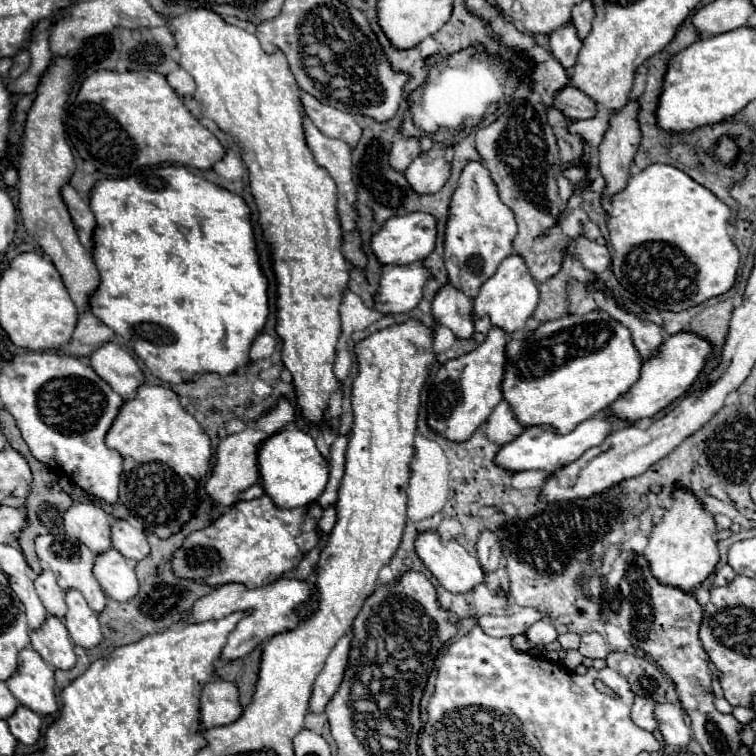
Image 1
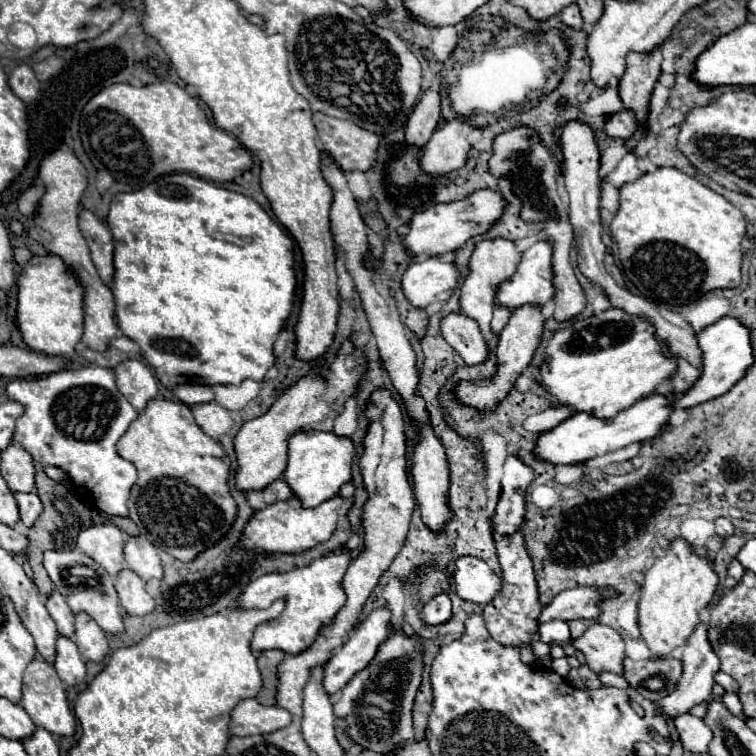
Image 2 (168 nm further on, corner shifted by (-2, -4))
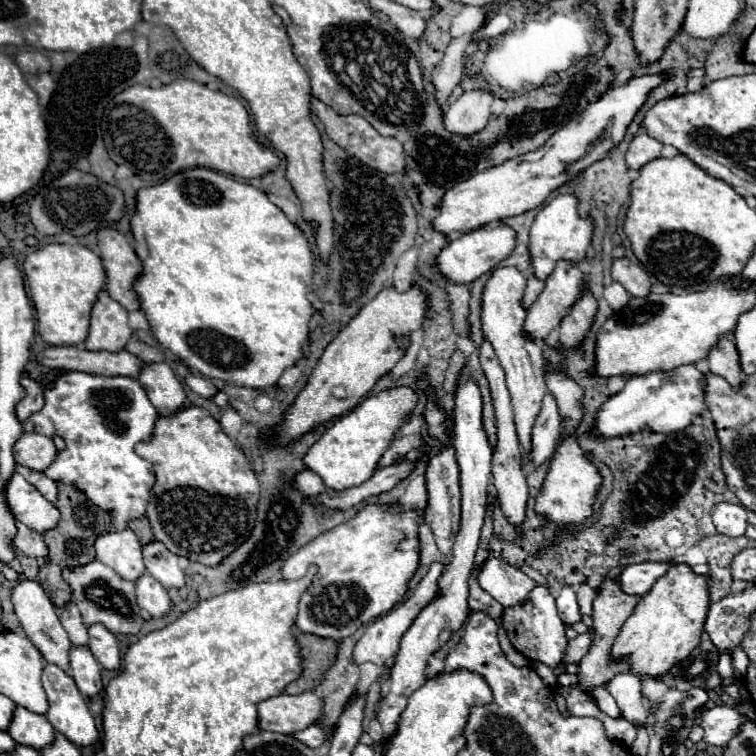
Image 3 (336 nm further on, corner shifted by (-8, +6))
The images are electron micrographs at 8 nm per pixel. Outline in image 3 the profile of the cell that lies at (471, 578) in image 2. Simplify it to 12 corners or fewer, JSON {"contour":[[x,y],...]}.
{"contour":[[499,558],[477,582],[503,606],[527,598],[529,576]]}

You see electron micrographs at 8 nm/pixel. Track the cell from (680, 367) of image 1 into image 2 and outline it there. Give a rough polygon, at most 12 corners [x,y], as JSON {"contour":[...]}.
{"contour":[[725,316],[697,334],[703,370],[675,398],[691,408],[727,394],[753,366],[751,330]]}

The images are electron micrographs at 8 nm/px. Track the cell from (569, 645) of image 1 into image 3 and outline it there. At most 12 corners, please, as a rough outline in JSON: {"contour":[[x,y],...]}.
{"contour":[[589,584],[577,586],[577,600],[581,614],[591,616],[595,588]]}

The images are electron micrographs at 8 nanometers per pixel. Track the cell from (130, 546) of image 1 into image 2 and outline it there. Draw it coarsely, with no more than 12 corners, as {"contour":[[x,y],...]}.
{"contour":[[141,536],[125,542],[125,566],[147,580],[161,580],[158,547]]}

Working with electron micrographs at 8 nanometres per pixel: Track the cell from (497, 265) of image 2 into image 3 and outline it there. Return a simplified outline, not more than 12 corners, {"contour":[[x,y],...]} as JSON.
{"contour":[[497,266],[481,328],[507,378],[521,446],[545,396],[541,344],[523,332],[525,274]]}

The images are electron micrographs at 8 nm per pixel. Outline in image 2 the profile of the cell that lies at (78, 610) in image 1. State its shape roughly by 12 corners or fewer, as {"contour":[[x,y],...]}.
{"contour":[[87,614],[75,616],[75,640],[85,660],[109,652],[105,632]]}

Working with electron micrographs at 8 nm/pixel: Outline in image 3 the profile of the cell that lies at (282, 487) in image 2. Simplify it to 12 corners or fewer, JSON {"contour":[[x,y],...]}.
{"contour":[[311,470],[295,474],[291,486],[303,496],[325,492],[325,484]]}

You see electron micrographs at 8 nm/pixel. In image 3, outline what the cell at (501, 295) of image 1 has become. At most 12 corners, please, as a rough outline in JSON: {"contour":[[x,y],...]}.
{"contour":[[561,194],[543,206],[529,232],[535,278],[559,260],[581,264],[591,220]]}

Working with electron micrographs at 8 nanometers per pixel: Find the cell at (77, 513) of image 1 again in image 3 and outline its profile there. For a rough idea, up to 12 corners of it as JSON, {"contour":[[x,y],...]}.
{"contour":[[111,530],[95,540],[95,558],[125,580],[143,572],[133,530]]}

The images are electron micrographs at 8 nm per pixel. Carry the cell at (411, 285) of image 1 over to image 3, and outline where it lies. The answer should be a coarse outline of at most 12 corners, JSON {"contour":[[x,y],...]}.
{"contour":[[503,224],[453,236],[435,256],[451,284],[471,284],[513,248]]}

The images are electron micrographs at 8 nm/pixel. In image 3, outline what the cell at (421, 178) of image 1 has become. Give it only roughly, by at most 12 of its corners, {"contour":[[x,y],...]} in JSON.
{"contour":[[471,90],[453,102],[445,128],[473,136],[487,126],[493,94]]}

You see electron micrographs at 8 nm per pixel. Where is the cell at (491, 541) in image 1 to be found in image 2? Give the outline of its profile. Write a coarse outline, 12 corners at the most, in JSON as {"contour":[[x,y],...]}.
{"contour":[[515,454],[503,466],[495,534],[519,530],[533,468]]}

